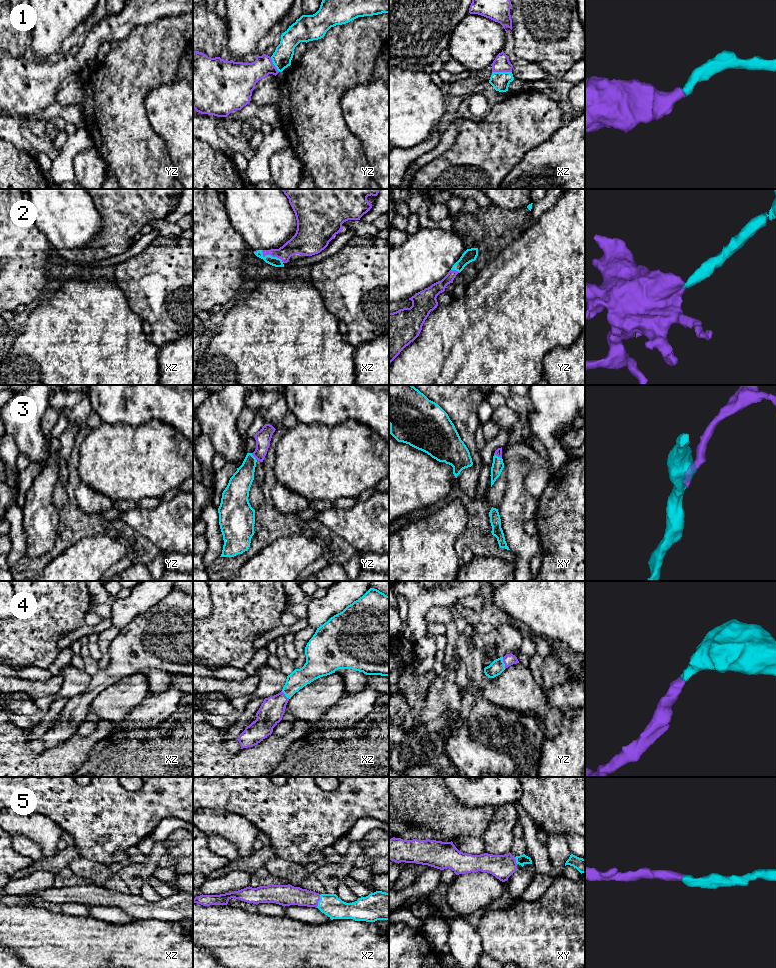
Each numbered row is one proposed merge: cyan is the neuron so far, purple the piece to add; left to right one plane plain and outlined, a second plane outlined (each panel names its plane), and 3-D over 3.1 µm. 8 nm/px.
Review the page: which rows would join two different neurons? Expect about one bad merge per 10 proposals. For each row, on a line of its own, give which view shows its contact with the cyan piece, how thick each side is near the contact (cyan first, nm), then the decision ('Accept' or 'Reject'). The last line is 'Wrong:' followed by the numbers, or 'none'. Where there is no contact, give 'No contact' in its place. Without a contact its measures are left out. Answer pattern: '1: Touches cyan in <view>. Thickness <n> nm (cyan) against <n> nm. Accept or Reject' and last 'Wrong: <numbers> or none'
1: Touches cyan in xz. Thickness 150 nm (cyan) against 130 nm. Accept
2: Touches cyan in xz. Thickness 80 nm (cyan) against 160 nm. Accept
3: Touches cyan in yz. Thickness 180 nm (cyan) against 130 nm. Accept
4: Touches cyan in yz. Thickness 110 nm (cyan) against 100 nm. Accept
5: Touches cyan in xz. Thickness 170 nm (cyan) against 160 nm. Accept
Wrong: none

